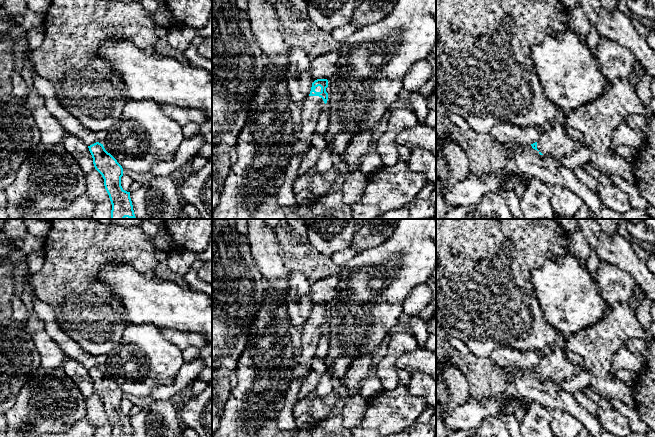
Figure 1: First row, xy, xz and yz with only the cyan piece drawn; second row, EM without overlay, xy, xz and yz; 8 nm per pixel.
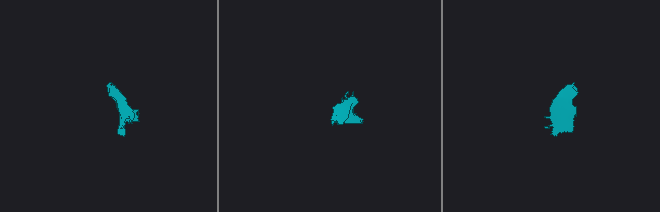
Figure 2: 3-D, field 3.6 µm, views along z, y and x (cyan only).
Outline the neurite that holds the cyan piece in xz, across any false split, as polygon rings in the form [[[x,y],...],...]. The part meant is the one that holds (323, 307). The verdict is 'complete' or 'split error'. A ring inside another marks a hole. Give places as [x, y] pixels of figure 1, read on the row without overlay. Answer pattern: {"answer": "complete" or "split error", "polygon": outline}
{"answer": "split error", "polygon": [[[317,303],[312,307],[310,318],[306,321],[301,335],[301,349],[295,357],[293,379],[305,378],[316,357],[318,342],[328,324],[328,304]]]}

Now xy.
{"answer": "complete", "polygon": [[[96,366],[88,372],[95,393],[104,403],[104,410],[112,428],[111,437],[134,437],[130,416],[121,410],[122,390],[105,374],[103,368]]]}

